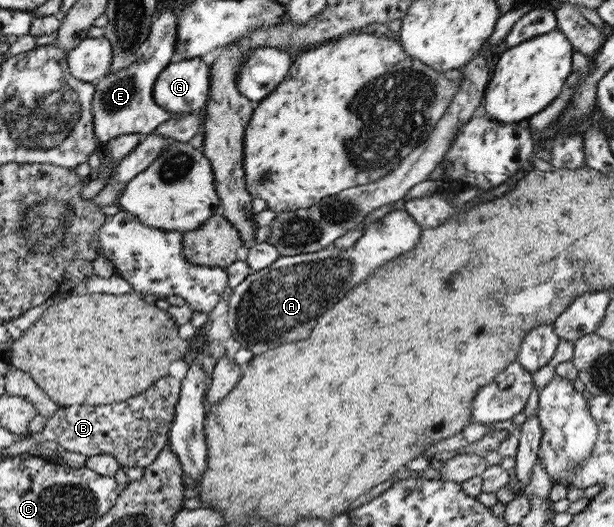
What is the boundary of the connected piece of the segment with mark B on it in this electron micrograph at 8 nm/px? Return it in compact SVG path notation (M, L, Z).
M182 359L174 362L170 368L172 376L164 376L156 380L146 392L128 398L126 402L109 405L72 405L61 407L48 416L43 431L48 440L58 442L68 452L76 452L87 458L96 454L114 456L123 468L150 466L159 455L160 450L167 446L168 428L175 415L181 382L186 371L192 367Z

